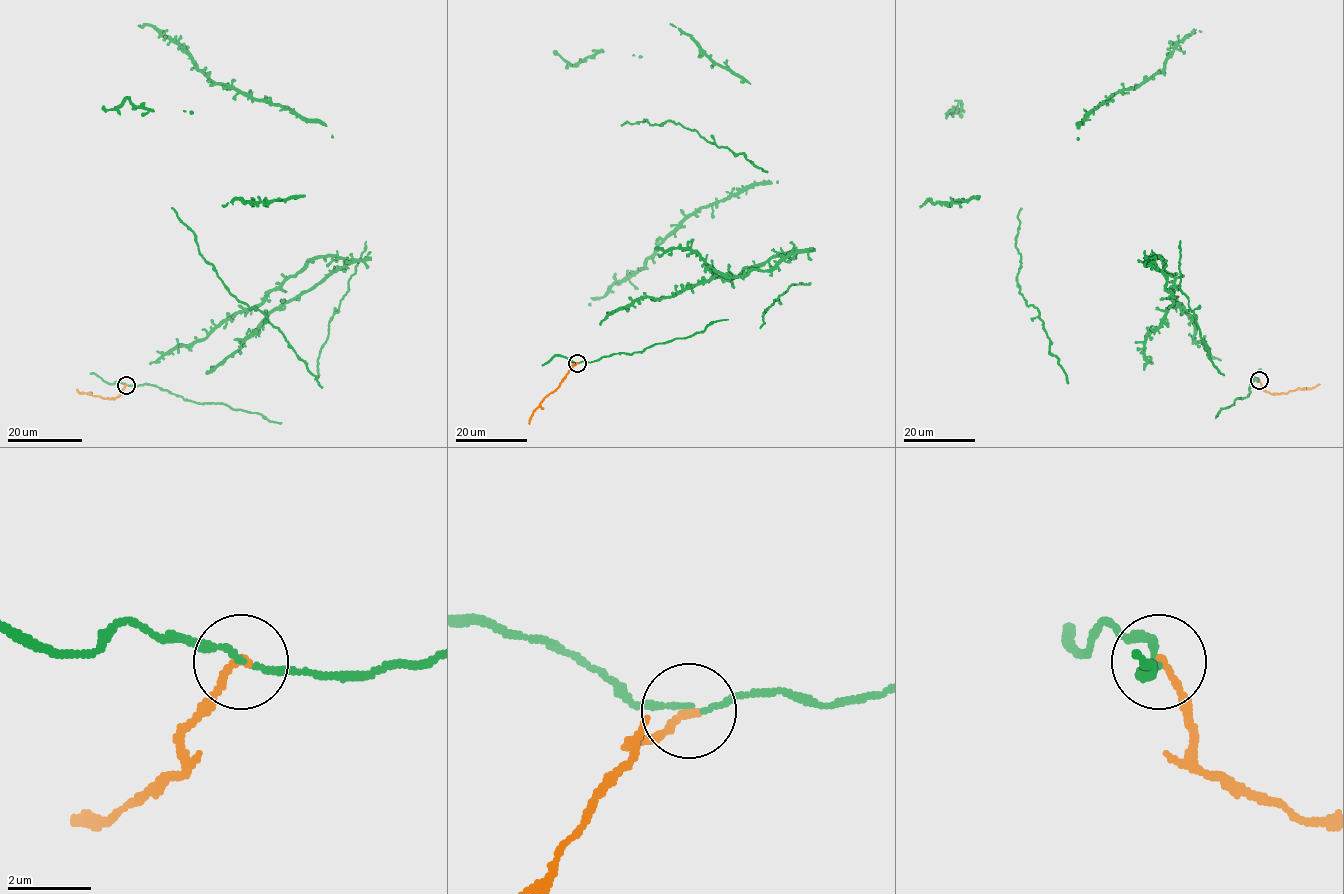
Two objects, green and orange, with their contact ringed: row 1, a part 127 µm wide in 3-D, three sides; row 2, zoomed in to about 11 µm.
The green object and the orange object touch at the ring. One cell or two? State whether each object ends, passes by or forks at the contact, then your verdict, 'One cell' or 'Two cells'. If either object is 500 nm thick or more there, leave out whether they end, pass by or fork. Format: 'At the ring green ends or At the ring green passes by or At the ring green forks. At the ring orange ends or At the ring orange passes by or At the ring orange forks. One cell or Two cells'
At the ring green passes by. At the ring orange ends. Two cells

